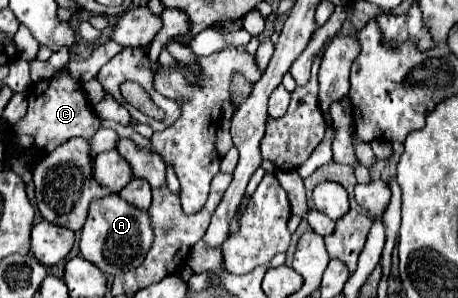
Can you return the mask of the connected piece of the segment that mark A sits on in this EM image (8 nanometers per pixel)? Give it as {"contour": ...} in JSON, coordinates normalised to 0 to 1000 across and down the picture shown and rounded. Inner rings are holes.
{"contour":[[[240,651],[197,685],[192,738],[179,765],[175,852],[183,872],[214,893],[231,926],[253,926],[293,906],[301,886],[310,886],[328,826],[332,826],[332,765],[319,705],[275,685],[275,671],[266,671],[258,651]]]}

